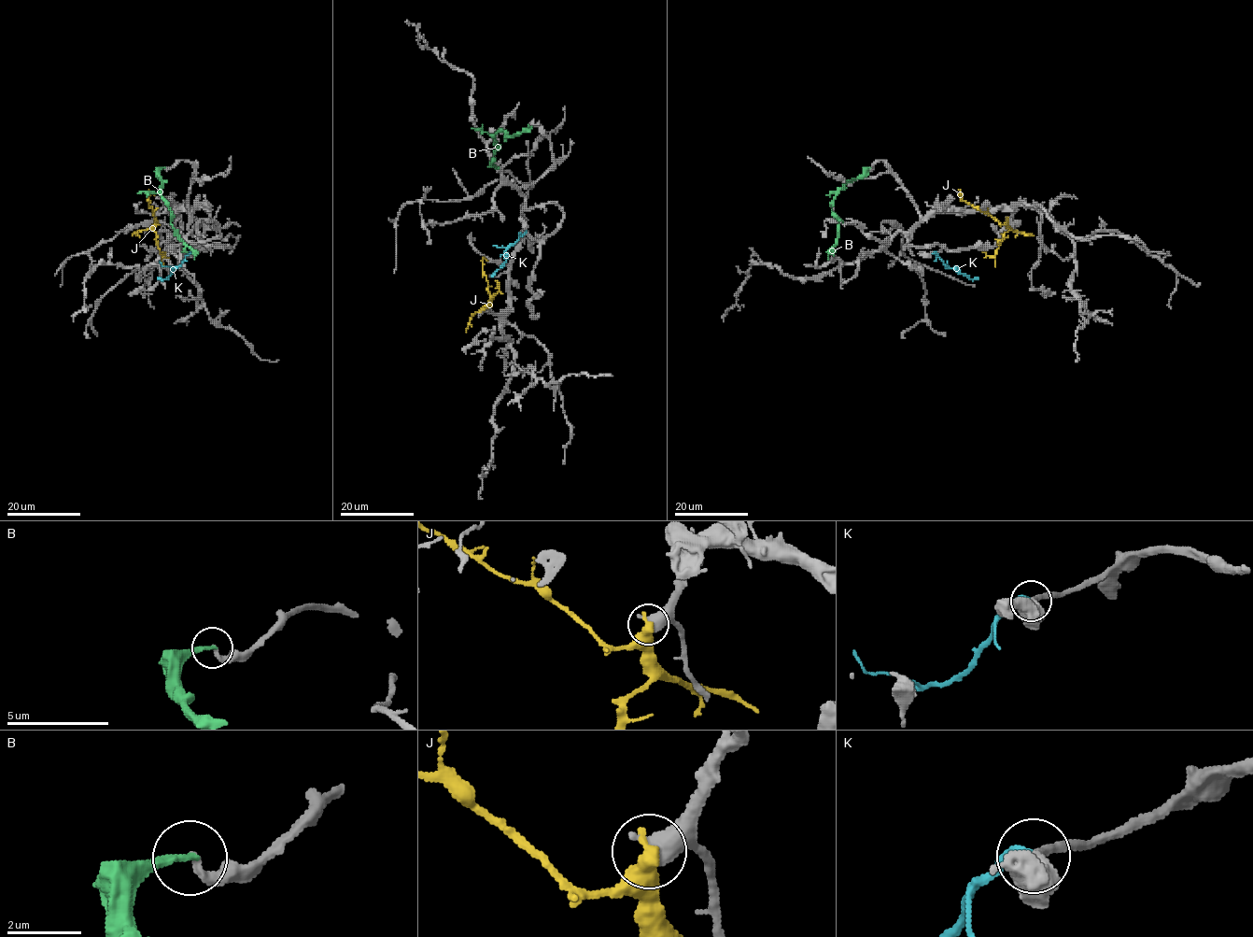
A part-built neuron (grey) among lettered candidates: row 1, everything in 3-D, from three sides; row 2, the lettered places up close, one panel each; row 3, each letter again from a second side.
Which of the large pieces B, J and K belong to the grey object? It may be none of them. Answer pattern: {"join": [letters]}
{"join": ["B"]}

